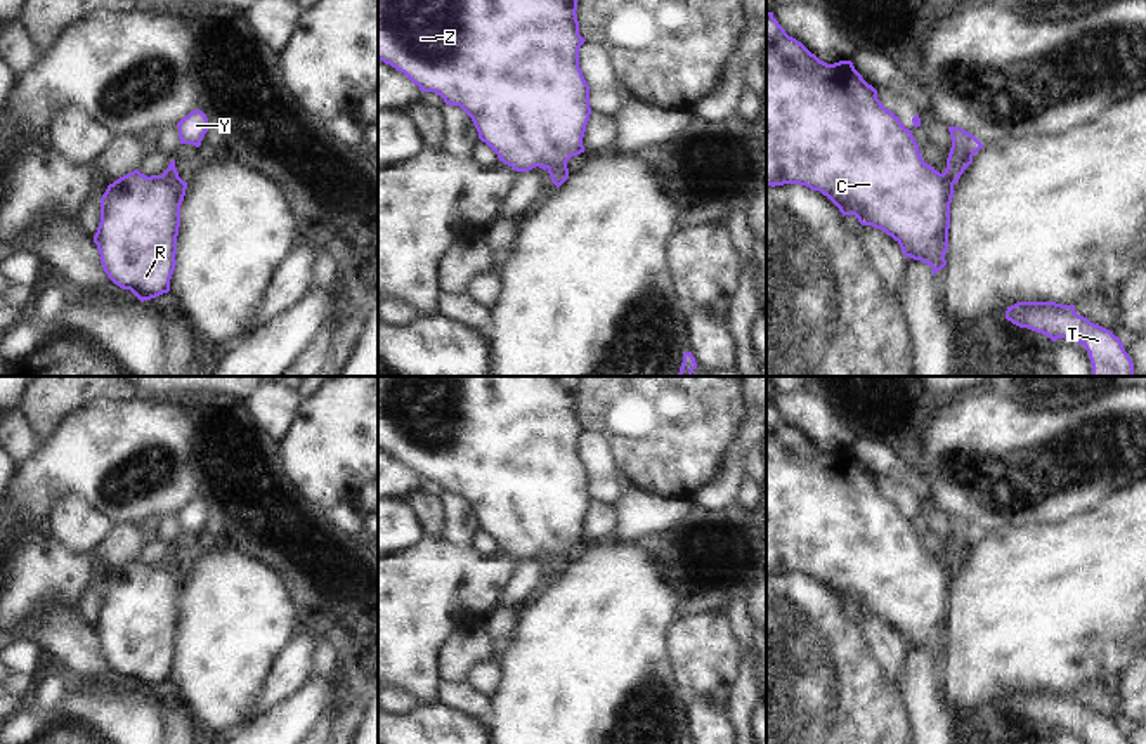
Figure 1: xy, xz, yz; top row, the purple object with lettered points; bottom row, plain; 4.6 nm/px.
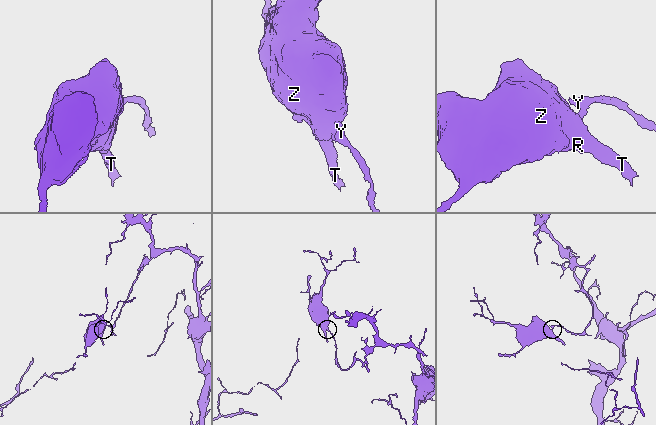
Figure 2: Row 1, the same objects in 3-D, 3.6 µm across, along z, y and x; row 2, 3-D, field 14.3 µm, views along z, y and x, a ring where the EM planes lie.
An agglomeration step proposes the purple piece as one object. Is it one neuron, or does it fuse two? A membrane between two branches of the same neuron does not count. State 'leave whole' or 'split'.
split

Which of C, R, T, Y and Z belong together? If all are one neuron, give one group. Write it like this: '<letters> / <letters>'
C R T Z / Y

